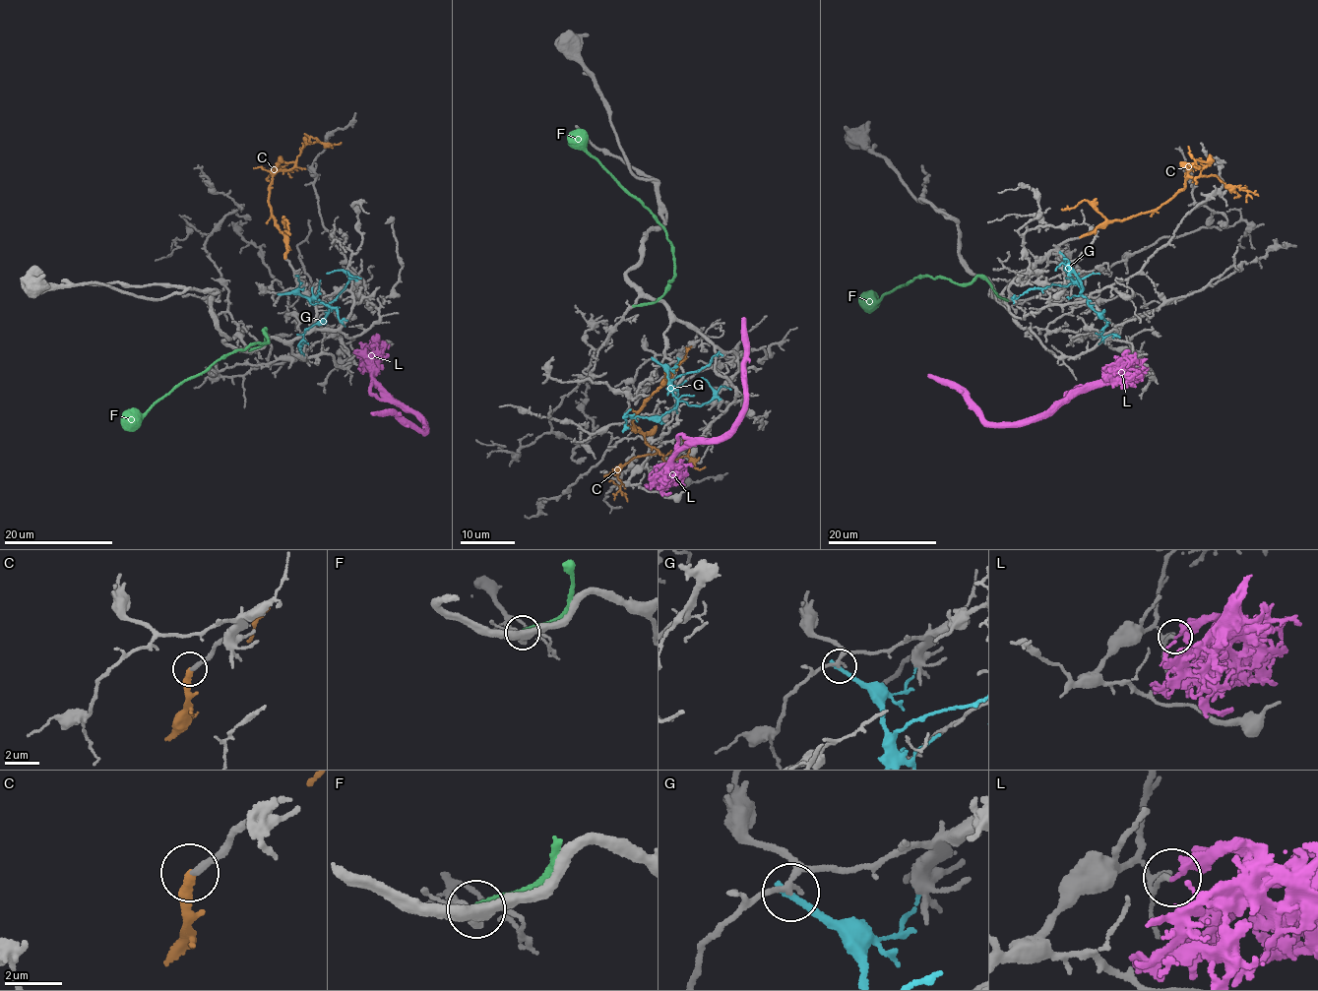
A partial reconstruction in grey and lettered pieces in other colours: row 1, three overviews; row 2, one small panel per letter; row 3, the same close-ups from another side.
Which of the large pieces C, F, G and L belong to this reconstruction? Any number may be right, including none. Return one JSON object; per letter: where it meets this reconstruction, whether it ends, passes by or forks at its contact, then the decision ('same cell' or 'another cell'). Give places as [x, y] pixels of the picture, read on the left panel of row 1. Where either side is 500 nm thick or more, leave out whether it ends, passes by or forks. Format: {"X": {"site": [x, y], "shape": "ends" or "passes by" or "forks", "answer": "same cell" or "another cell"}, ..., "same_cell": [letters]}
{"C": {"site": [284, 259], "shape": "ends", "answer": "same cell"}, "F": {"site": [250, 350], "shape": "ends", "answer": "another cell"}, "G": {"site": [281, 294], "shape": "ends", "answer": "another cell"}, "L": {"site": [353, 350], "shape": "ends", "answer": "another cell"}, "same_cell": ["C"]}

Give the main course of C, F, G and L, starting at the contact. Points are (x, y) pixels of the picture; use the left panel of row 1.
C: (284, 259), (285, 236), (268, 199), (277, 171), (295, 163), (280, 161), (275, 170), (297, 170)
F: (250, 350), (264, 342), (265, 330), (268, 340), (223, 355), (183, 383), (132, 424), (121, 424)
G: (281, 294), (296, 292), (330, 307), (323, 319), (305, 331), (299, 346), (305, 342)
L: (353, 350), (367, 357), (377, 382), (393, 402), (418, 413), (426, 428), (418, 432), (391, 413), (372, 412)

